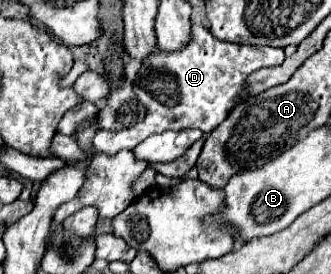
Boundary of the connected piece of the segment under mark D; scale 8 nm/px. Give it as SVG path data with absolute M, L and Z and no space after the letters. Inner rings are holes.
M195 23L191 27L191 39L181 51L155 51L141 61L137 79L133 81L133 91L137 99L145 105L145 119L133 127L121 131L97 129L93 137L93 149L101 153L117 153L121 149L133 149L143 139L153 133L163 133L167 129L201 129L203 133L213 131L235 105L239 91L243 91L245 81L251 73L263 67L275 67L285 61L283 49L269 45L237 45L219 41L211 35L207 27Z

